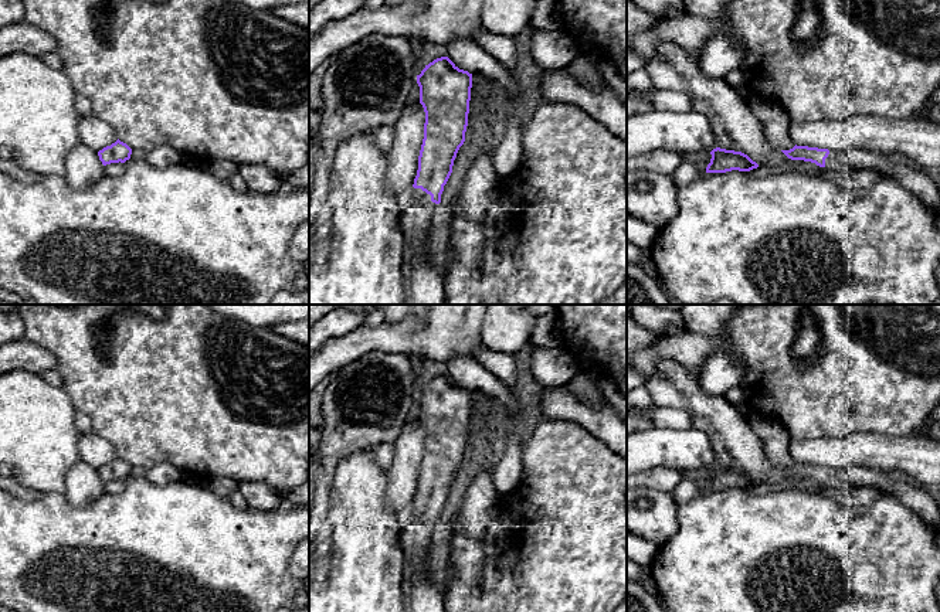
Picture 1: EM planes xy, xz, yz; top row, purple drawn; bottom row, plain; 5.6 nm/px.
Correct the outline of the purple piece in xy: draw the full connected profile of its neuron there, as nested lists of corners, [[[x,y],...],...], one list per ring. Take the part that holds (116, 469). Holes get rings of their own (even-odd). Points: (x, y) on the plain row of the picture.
[[[119,456],[111,463],[106,463],[98,469],[99,477],[102,479],[103,483],[119,479],[125,480],[126,477],[130,476],[130,472],[132,466]]]

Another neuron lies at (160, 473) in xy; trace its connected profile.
[[[162,462],[147,469],[143,476],[150,483],[163,486],[166,483],[180,480],[181,472],[174,465]]]

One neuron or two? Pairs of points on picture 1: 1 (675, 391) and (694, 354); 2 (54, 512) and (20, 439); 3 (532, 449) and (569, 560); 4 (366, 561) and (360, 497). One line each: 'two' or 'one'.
1: two
2: two
3: one
4: one

